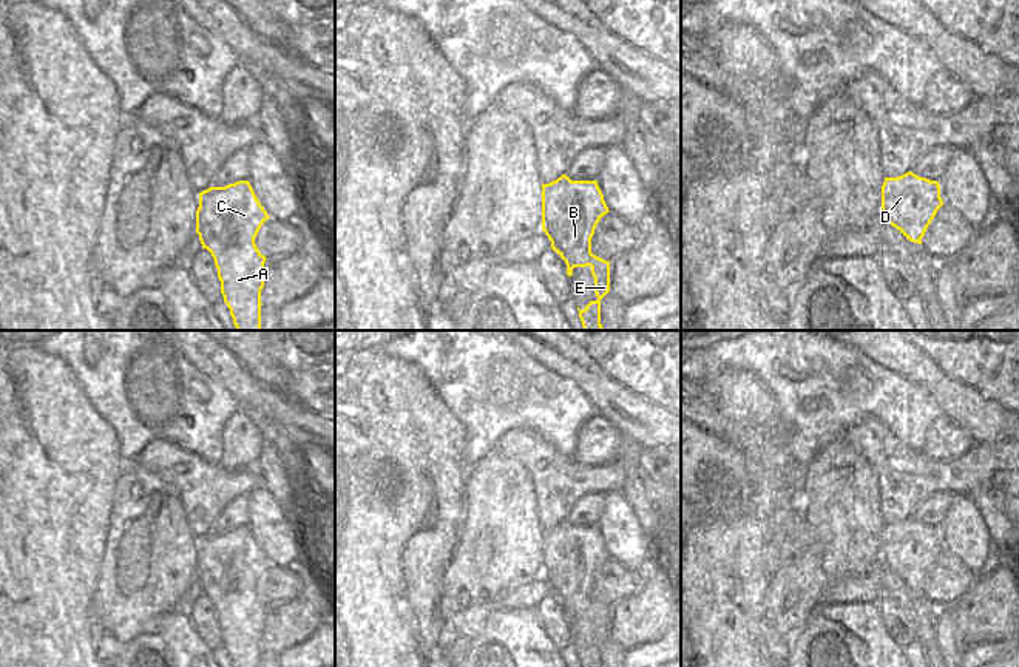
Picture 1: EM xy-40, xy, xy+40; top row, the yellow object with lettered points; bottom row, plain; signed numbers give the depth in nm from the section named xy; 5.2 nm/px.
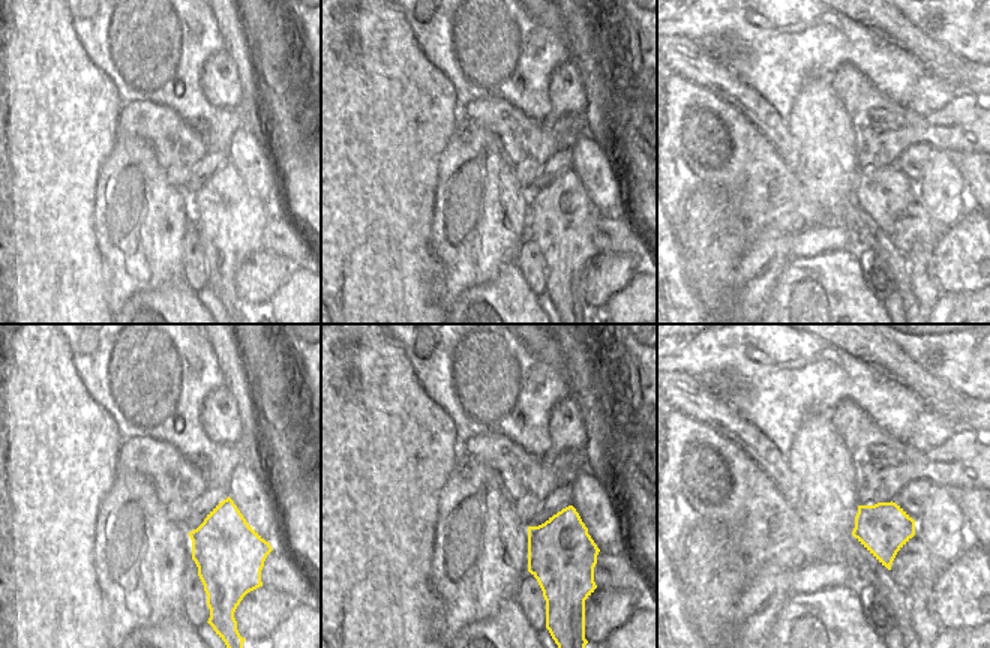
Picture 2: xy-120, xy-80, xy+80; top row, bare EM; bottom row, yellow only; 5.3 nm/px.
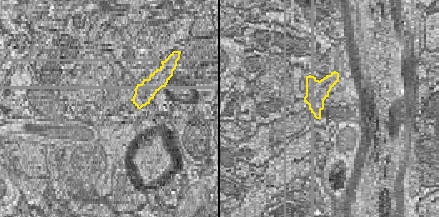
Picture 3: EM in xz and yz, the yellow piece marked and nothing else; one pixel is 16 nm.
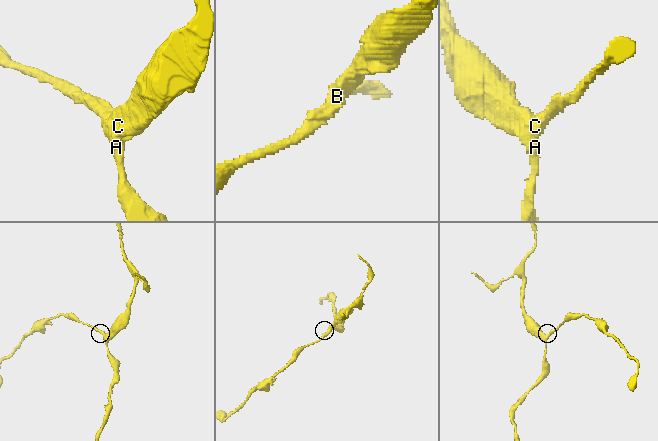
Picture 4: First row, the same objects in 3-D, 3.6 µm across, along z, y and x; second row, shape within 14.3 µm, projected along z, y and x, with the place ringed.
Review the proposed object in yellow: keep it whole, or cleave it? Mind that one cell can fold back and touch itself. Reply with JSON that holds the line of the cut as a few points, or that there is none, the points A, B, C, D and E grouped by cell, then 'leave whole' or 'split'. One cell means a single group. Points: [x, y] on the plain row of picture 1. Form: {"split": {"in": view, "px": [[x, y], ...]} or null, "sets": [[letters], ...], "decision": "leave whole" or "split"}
{"split": null, "sets": [["A", "B", "C", "D", "E"]], "decision": "leave whole"}

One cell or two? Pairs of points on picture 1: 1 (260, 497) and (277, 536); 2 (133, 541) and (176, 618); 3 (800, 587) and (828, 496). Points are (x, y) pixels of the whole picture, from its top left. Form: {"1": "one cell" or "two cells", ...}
{"1": "one cell", "2": "two cells", "3": "one cell"}

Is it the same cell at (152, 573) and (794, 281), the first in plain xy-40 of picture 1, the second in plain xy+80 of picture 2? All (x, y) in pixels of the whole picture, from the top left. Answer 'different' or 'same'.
different

